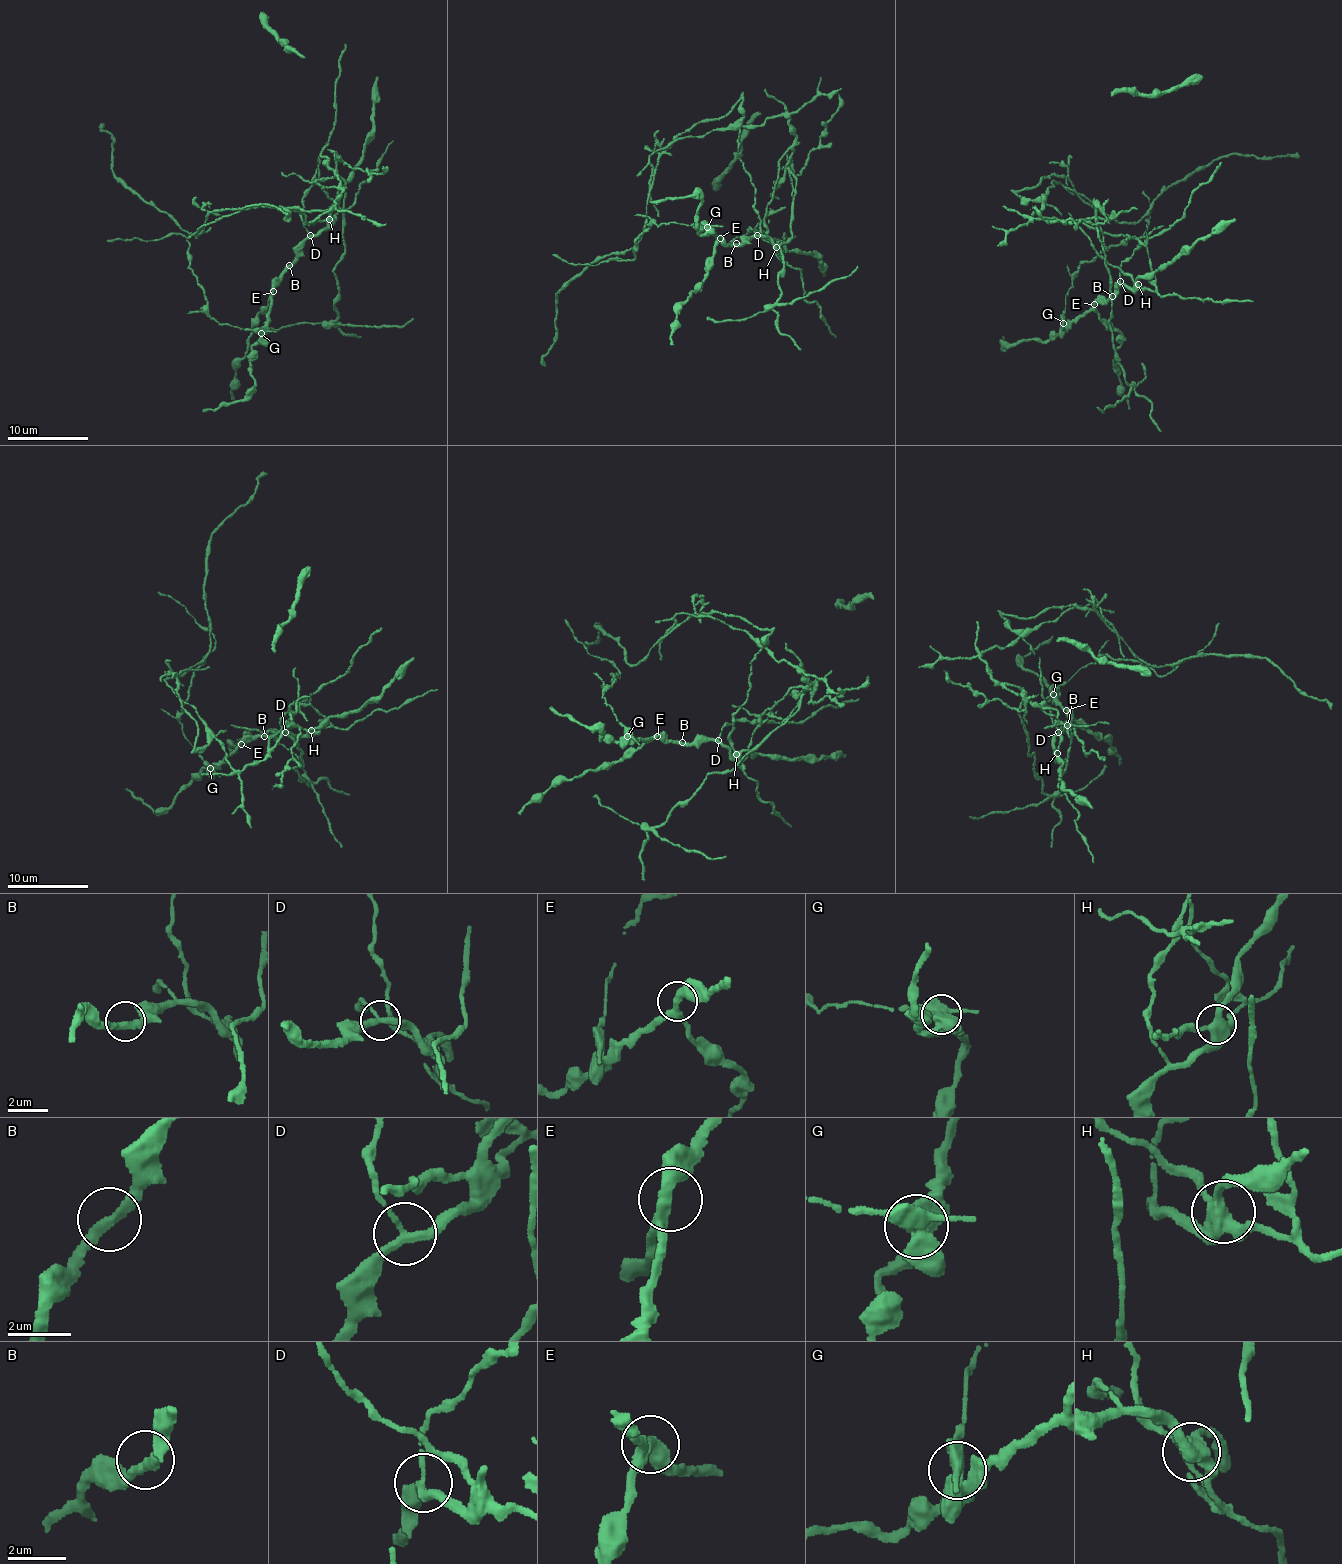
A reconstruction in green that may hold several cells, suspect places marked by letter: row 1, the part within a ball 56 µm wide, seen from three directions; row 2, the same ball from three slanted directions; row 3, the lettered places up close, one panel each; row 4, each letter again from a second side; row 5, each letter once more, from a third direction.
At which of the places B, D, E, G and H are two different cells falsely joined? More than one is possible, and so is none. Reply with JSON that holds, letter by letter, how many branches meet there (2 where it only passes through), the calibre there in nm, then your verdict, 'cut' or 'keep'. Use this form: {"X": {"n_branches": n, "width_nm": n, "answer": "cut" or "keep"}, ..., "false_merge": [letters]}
{"B": {"n_branches": 2, "width_nm": 300, "answer": "keep"}, "D": {"n_branches": 3, "width_nm": 240, "answer": "cut"}, "E": {"n_branches": 3, "width_nm": 320, "answer": "keep"}, "G": {"n_branches": 4, "width_nm": 440, "answer": "cut"}, "H": {"n_branches": 4, "width_nm": 440, "answer": "cut"}, "false_merge": ["D", "G", "H"]}

